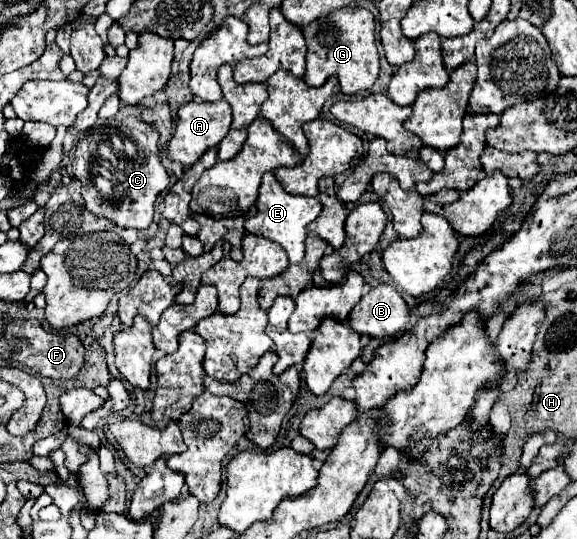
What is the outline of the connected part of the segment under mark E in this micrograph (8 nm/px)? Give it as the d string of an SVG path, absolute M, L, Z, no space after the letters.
M265 173L261 179L259 187L259 197L257 197L257 215L245 219L245 231L253 235L267 237L275 243L279 243L291 263L299 263L305 253L305 233L307 225L319 215L321 203L317 197L299 197L299 195L289 195L281 183L275 179L273 173Z

